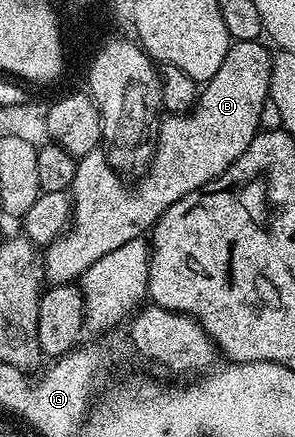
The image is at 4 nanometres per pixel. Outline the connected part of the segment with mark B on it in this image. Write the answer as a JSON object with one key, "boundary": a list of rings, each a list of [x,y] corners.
{"boundary":[[[263,41],[232,42],[226,52],[226,60],[222,60],[222,68],[214,72],[210,81],[203,83],[196,99],[196,105],[187,114],[168,114],[158,122],[158,138],[156,155],[151,155],[146,169],[139,175],[137,186],[127,186],[118,173],[117,167],[110,161],[103,149],[97,148],[82,155],[76,164],[74,184],[71,188],[74,203],[74,217],[67,230],[54,239],[42,250],[42,269],[44,277],[51,285],[67,286],[83,279],[86,268],[106,256],[106,252],[114,252],[114,248],[122,248],[122,244],[130,244],[130,240],[144,238],[156,225],[156,221],[182,196],[209,186],[215,178],[220,178],[246,148],[250,148],[250,140],[260,133],[262,108],[270,100],[272,93],[272,55],[271,49],[263,46]]]}

